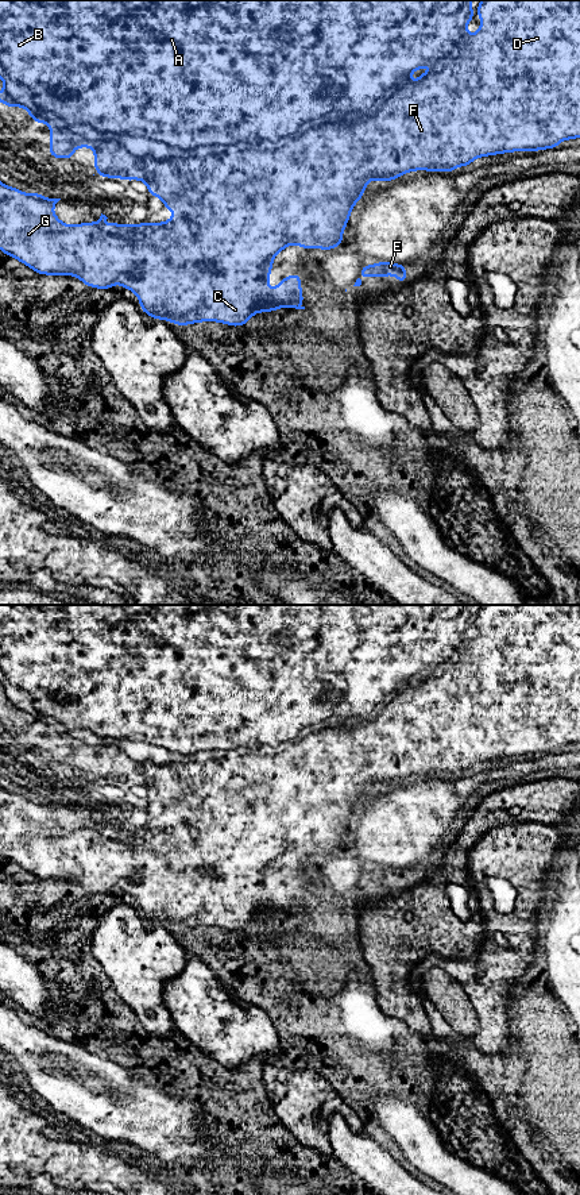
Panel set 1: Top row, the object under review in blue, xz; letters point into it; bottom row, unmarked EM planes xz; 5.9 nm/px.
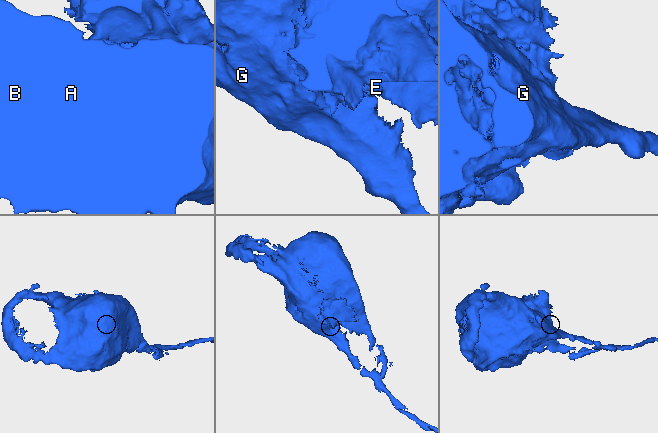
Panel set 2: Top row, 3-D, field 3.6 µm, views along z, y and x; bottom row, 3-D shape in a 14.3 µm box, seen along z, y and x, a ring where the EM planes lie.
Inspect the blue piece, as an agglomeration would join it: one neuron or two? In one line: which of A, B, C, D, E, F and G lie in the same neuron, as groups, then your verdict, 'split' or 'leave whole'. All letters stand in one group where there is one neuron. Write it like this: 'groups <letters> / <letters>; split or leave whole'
groups A B C D F G / E; split

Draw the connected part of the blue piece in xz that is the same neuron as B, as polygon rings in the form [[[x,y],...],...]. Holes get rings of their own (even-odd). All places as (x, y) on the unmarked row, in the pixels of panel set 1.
[[[0,605],[0,683],[5,694],[0,695],[0,706],[5,712],[23,712],[35,728],[50,729],[50,760],[54,763],[71,763],[76,752],[92,752],[94,755],[94,772],[103,783],[113,782],[142,785],[147,789],[150,801],[158,801],[165,807],[166,814],[173,814],[174,821],[165,828],[144,826],[136,830],[123,830],[113,826],[107,830],[108,824],[101,818],[97,828],[81,828],[77,830],[63,829],[54,818],[53,813],[61,803],[45,803],[40,798],[27,799],[16,793],[0,787],[0,855],[16,863],[36,878],[55,880],[76,880],[90,893],[109,894],[115,888],[132,895],[140,907],[144,918],[152,924],[169,925],[178,930],[200,926],[219,926],[233,932],[247,929],[250,922],[263,915],[277,915],[282,911],[305,914],[301,909],[299,879],[283,883],[275,894],[268,897],[268,882],[272,874],[274,861],[289,849],[298,849],[302,853],[333,855],[343,848],[343,834],[348,829],[352,812],[361,803],[366,790],[371,785],[388,787],[413,775],[453,776],[459,771],[471,770],[479,762],[522,756],[545,755],[557,752],[565,744],[580,743],[580,605],[482,605],[477,620],[482,621],[482,631],[476,639],[467,639],[465,632],[472,625],[472,605]],[[426,668],[433,672],[417,686],[410,686],[409,679]]]

